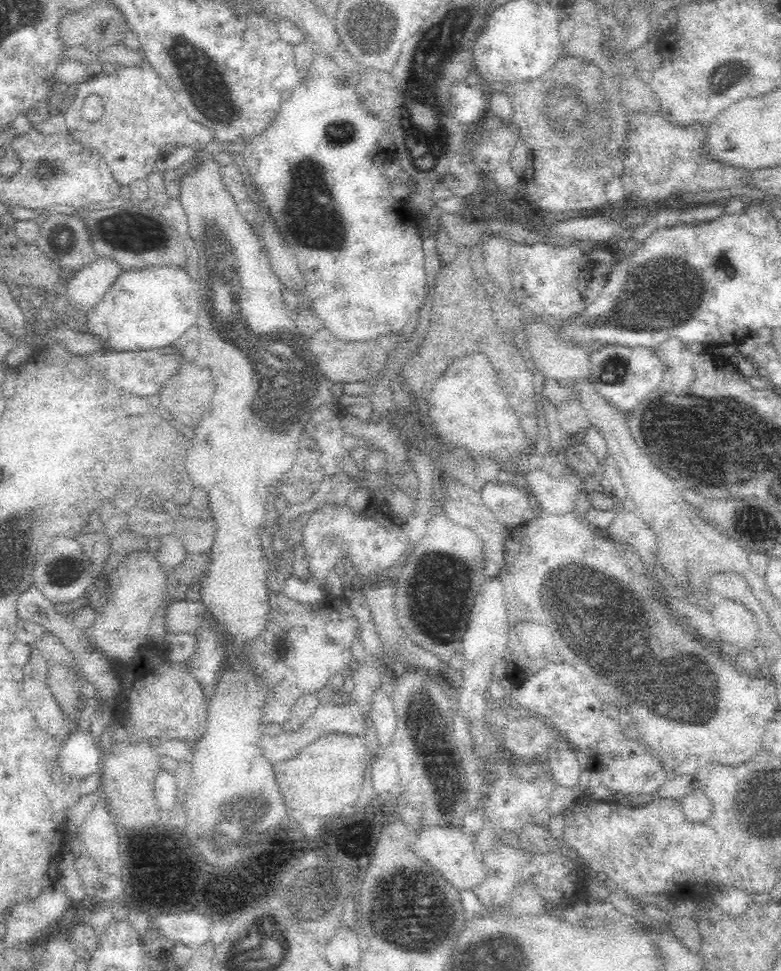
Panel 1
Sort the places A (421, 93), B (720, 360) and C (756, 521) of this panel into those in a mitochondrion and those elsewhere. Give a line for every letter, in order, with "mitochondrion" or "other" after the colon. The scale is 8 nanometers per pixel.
A: mitochondrion
B: other
C: mitochondrion

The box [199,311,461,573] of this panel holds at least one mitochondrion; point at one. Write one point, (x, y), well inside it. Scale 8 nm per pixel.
(263, 433)

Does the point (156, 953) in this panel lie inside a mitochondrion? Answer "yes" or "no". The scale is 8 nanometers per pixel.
no

